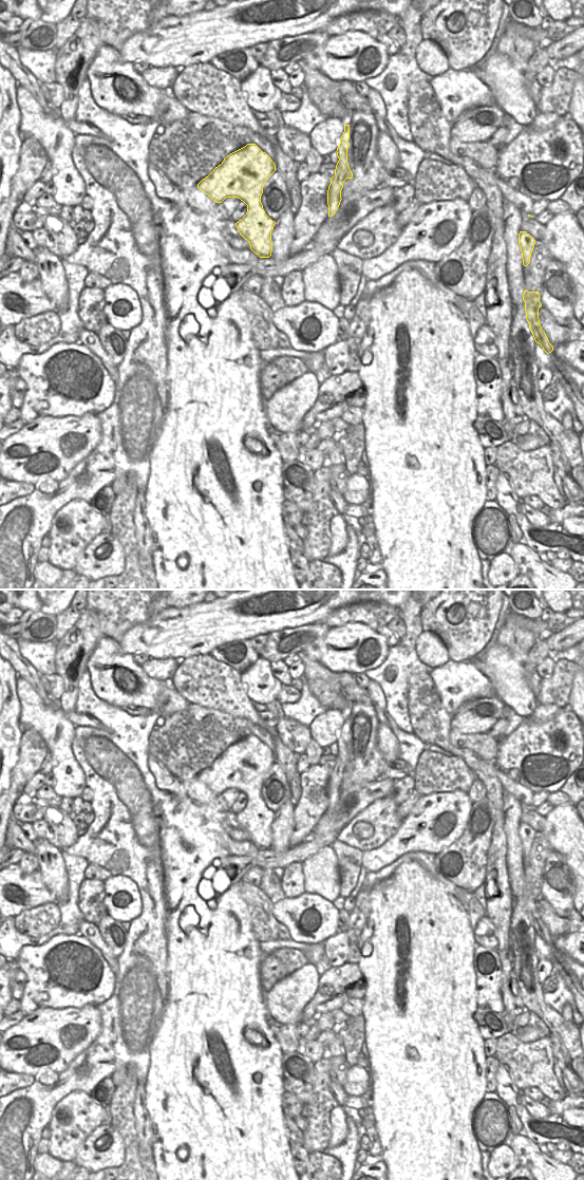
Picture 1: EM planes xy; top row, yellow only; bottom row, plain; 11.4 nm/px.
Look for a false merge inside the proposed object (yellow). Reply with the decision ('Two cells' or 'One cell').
One cell

